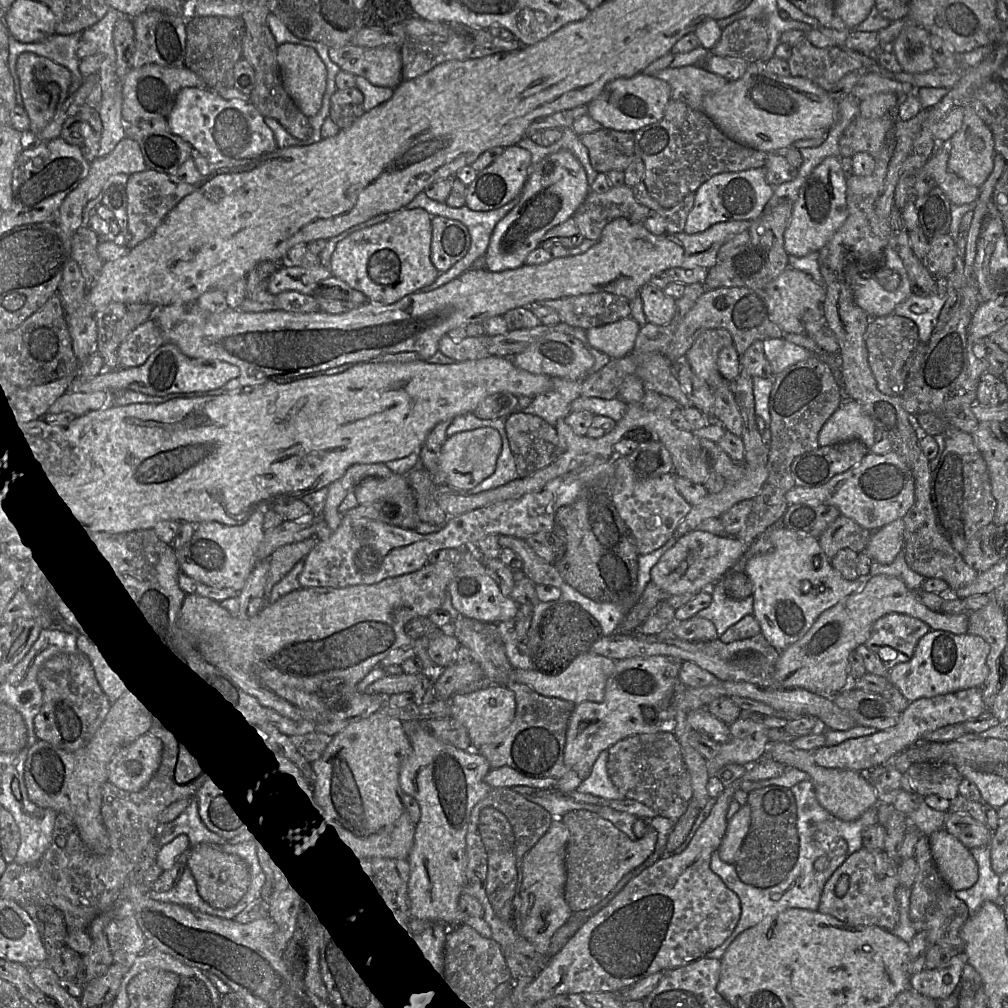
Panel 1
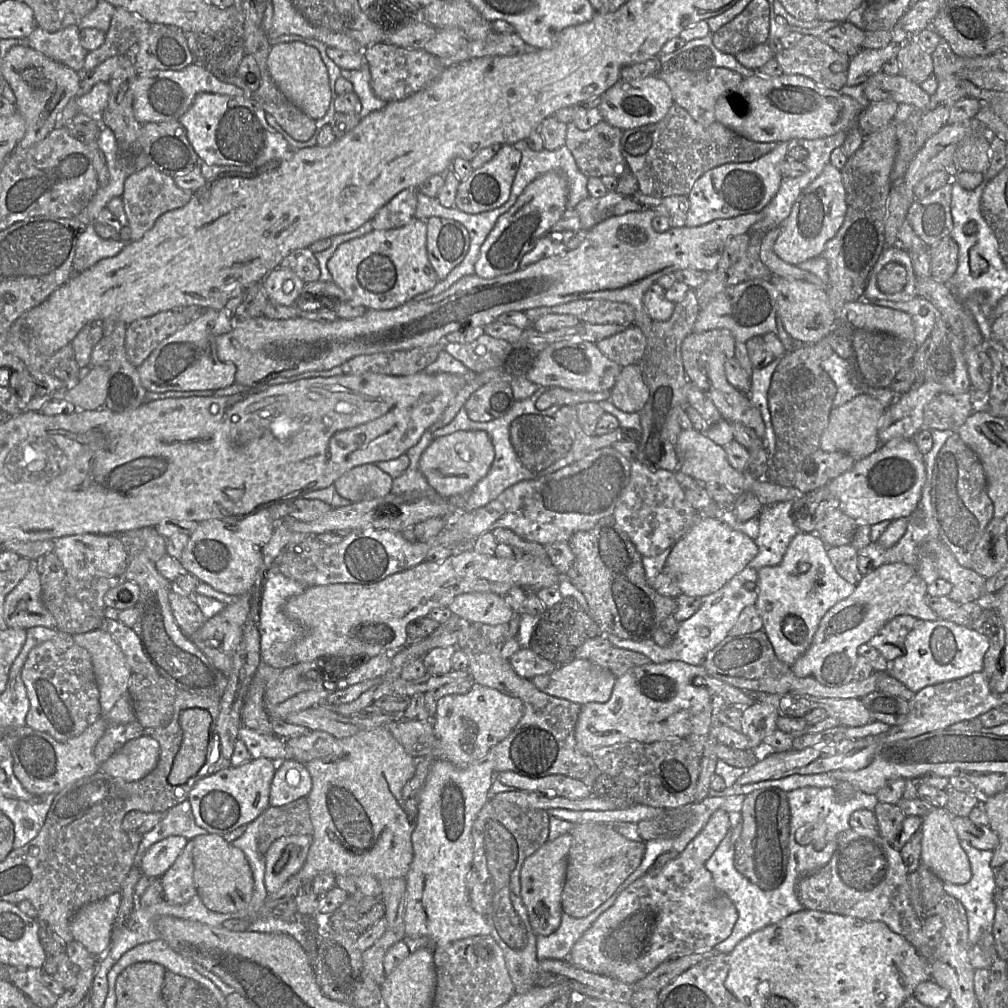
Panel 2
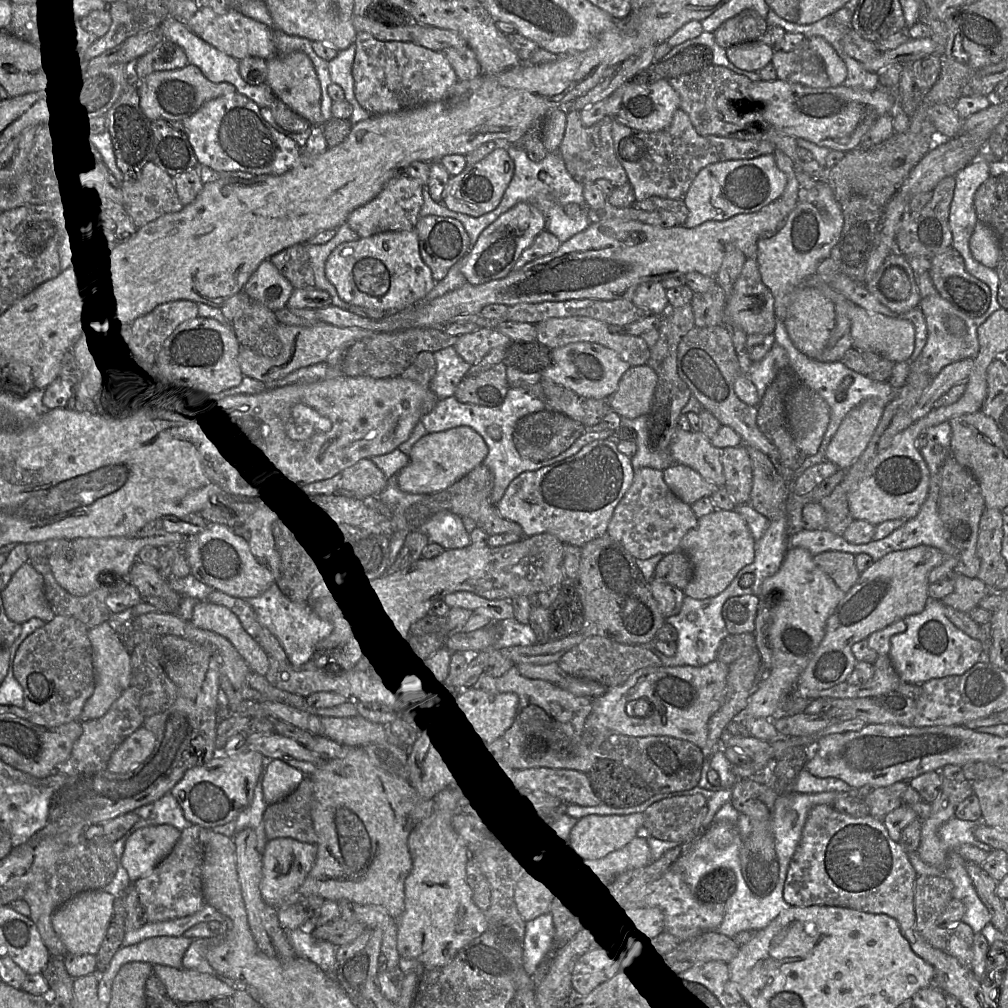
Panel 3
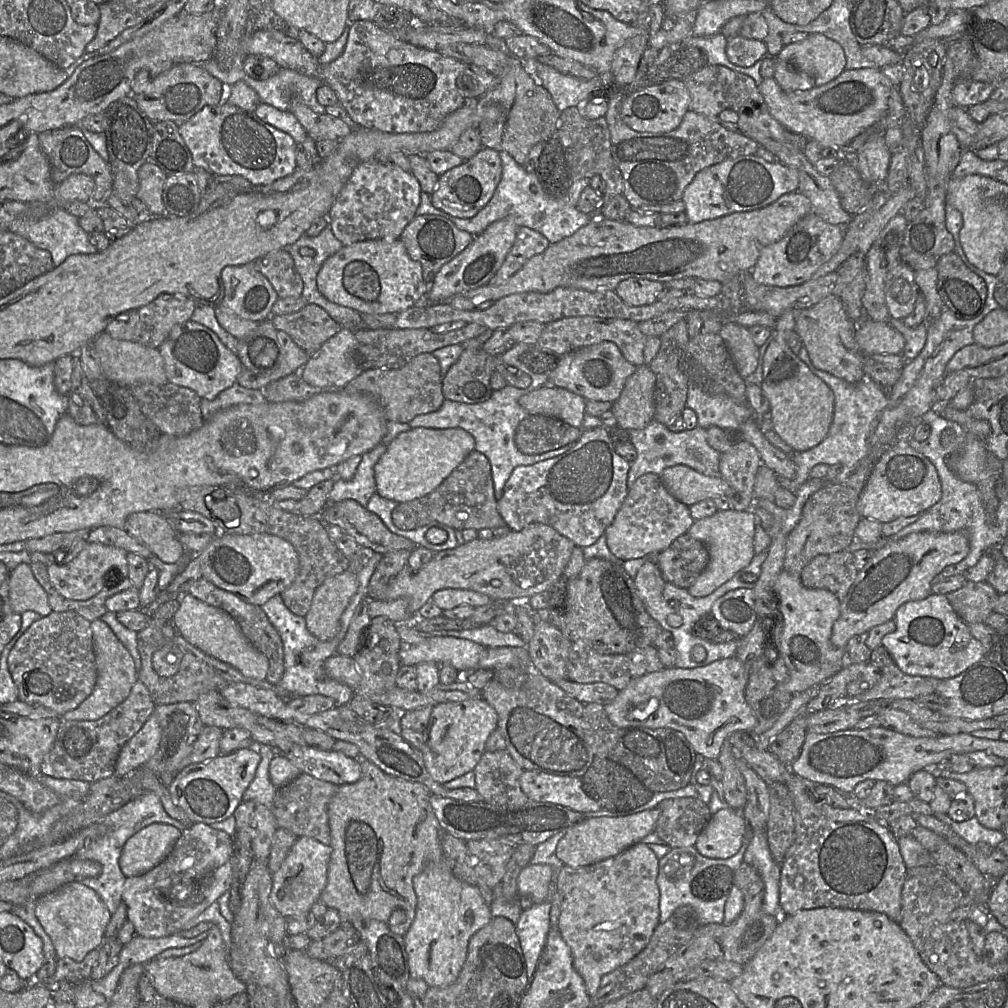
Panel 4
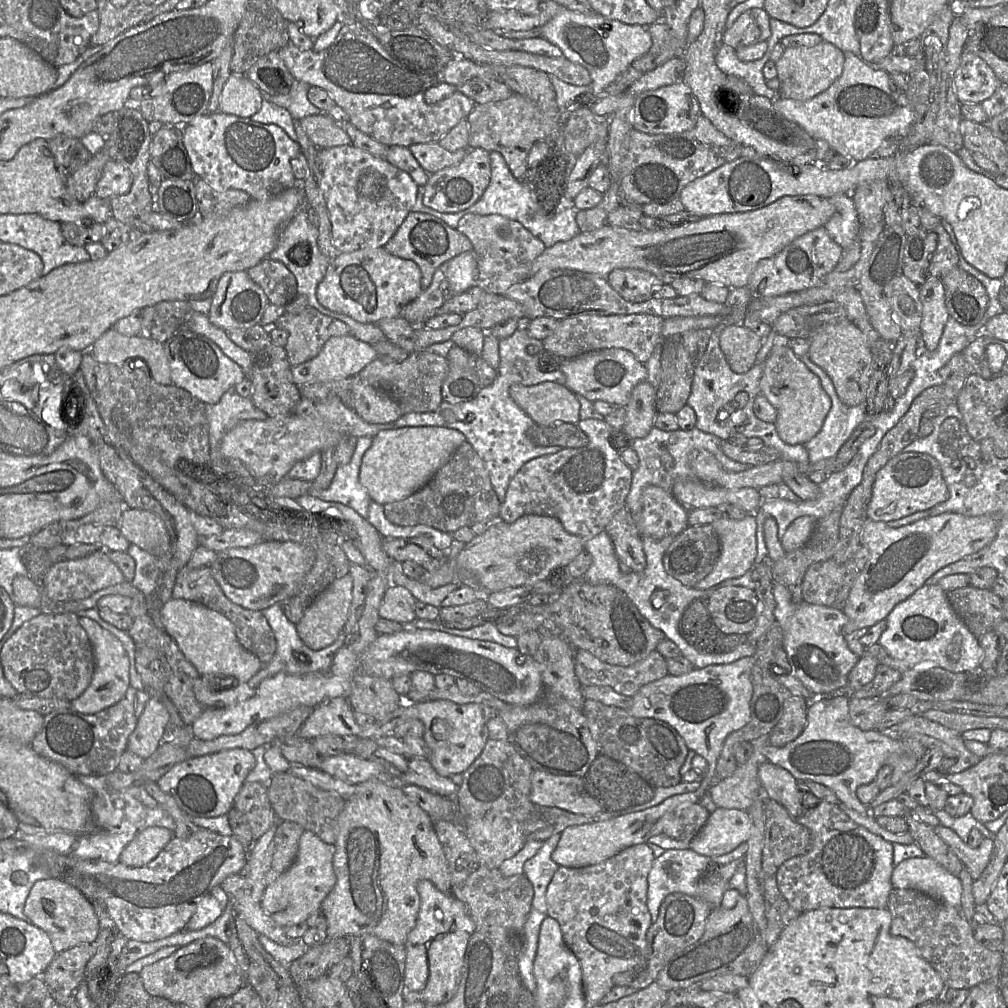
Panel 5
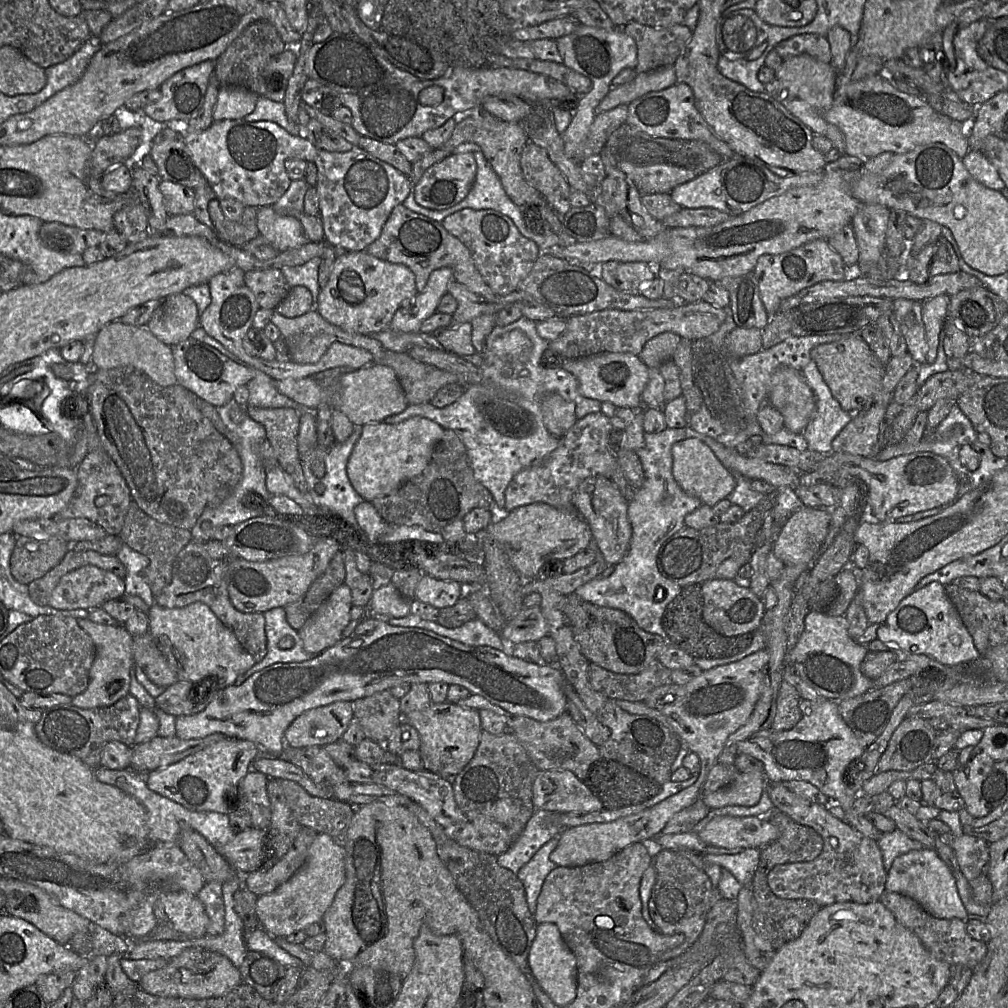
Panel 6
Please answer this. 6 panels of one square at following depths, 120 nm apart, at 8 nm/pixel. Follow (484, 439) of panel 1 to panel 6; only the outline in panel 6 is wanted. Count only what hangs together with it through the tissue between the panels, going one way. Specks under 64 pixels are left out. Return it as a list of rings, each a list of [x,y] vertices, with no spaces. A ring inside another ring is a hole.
[[[420,416],[397,424],[378,422],[363,425],[346,467],[353,488],[368,502],[394,493],[425,469],[443,434],[442,426]]]

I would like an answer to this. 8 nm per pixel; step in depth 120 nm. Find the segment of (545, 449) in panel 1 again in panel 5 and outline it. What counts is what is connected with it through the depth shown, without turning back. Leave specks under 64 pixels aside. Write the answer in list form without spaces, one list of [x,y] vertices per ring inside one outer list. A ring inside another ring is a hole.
[[[534,423],[527,430],[527,437],[537,446],[560,446],[578,448],[588,443],[586,434],[577,424],[561,423],[542,426]]]

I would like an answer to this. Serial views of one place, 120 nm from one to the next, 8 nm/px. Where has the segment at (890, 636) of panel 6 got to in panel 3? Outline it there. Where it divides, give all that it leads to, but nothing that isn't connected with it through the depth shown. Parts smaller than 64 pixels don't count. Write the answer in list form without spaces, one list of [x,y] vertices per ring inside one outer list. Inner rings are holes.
[[[929,597],[925,609],[921,613],[907,616],[904,621],[907,628],[903,633],[891,637],[891,648],[888,654],[902,682],[922,685],[934,678],[962,675],[985,656],[984,644],[963,632],[948,619],[945,614],[945,605],[941,600]]]

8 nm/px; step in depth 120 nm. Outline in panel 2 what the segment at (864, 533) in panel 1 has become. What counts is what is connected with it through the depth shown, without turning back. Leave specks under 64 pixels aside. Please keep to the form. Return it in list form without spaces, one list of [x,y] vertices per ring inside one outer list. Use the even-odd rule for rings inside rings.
[[[840,508],[828,510],[816,525],[816,534],[825,546],[837,547],[851,544],[857,522]]]

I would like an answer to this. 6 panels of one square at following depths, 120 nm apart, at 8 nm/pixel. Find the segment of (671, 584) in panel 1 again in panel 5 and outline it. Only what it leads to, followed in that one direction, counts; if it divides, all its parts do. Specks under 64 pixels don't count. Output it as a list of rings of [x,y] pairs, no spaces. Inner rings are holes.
[[[749,513],[737,520],[723,514],[711,524],[719,536],[721,553],[712,571],[696,584],[696,589],[709,589],[727,579],[740,577],[752,567],[756,556],[754,516],[755,513]]]

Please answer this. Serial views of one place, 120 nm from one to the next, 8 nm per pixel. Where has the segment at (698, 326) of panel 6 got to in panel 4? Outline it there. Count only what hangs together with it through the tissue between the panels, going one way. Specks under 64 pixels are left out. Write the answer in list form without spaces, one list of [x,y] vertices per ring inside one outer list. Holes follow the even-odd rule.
[[[594,316],[567,317],[545,324],[537,342],[540,349],[563,356],[579,348],[598,344],[604,341],[615,343],[627,361],[639,367],[644,365],[644,348],[647,336],[639,329],[638,323],[618,318],[602,318]]]

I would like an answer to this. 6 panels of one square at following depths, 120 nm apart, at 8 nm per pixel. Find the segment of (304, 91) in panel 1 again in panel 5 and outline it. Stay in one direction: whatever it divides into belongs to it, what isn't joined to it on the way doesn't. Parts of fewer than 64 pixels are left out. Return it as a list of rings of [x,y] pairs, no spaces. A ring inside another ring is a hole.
[[[313,114],[300,119],[299,122],[319,149],[352,145],[348,134],[327,114]]]

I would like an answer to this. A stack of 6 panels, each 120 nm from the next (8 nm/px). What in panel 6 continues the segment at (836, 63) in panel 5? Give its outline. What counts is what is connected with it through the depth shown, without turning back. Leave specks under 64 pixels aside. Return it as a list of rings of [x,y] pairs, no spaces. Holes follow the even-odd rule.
[[[808,54],[790,56],[782,60],[780,67],[775,71],[775,77],[780,82],[775,99],[789,112],[799,118],[813,134],[829,138],[834,148],[845,154],[846,141],[842,131],[828,123],[824,114],[832,106],[834,93],[837,87],[838,72],[831,64],[823,63]]]

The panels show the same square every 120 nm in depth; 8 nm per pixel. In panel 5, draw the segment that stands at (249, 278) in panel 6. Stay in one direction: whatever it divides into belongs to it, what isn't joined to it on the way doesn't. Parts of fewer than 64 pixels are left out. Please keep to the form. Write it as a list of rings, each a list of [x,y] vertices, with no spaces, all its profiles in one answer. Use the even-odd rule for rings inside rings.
[[[266,258],[247,273],[262,288],[270,304],[285,306],[298,295],[295,276],[279,261]]]

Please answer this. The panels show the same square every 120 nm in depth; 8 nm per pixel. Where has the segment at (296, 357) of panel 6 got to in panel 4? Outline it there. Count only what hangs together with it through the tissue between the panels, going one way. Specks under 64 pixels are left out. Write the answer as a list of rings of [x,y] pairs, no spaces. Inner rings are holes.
[[[307,304],[297,312],[270,319],[278,331],[286,332],[309,356],[343,328],[317,304]]]

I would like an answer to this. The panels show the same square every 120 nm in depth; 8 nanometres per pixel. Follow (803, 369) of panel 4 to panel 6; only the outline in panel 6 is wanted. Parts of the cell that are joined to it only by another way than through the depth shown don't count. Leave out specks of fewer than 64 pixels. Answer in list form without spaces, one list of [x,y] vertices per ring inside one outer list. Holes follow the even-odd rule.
[[[781,365],[772,375],[768,403],[782,415],[784,427],[802,433],[815,415],[816,400],[802,371]]]

